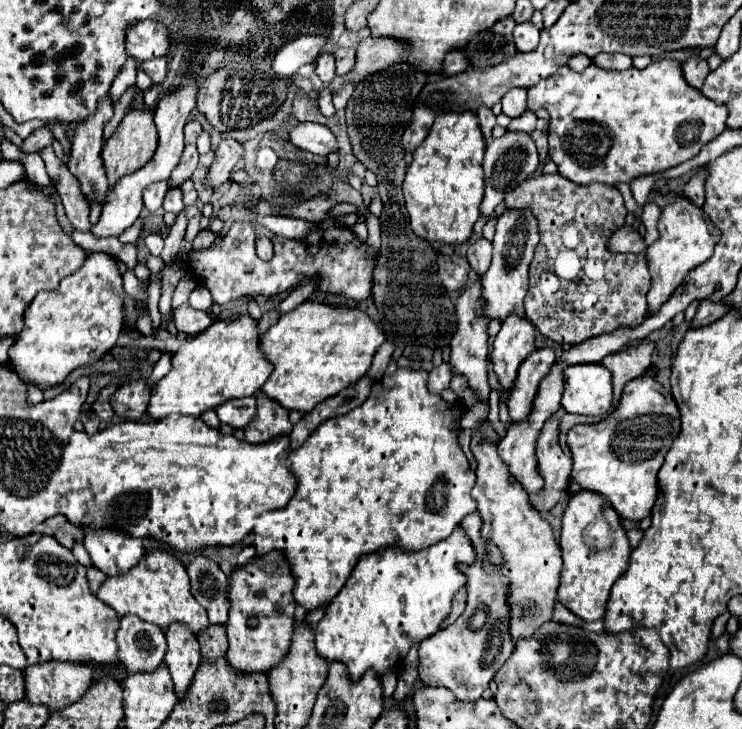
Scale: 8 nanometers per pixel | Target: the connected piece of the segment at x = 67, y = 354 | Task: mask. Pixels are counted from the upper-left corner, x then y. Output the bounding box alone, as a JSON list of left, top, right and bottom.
[9,252,123,390]

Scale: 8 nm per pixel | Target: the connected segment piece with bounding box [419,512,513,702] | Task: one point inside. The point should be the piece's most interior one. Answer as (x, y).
(467, 653)

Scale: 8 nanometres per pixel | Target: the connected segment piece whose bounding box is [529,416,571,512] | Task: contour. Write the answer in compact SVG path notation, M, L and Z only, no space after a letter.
M557 416L545 422L537 438L535 458L539 476L543 478L545 486L539 494L529 496L529 504L537 512L547 512L557 504L561 492L567 488L571 472L571 458L559 448L557 442Z

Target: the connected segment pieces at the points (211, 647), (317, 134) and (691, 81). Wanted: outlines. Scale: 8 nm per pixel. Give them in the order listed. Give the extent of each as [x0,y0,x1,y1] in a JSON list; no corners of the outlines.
[[197,626,227,662],[291,122,337,156],[683,56,709,88]]

